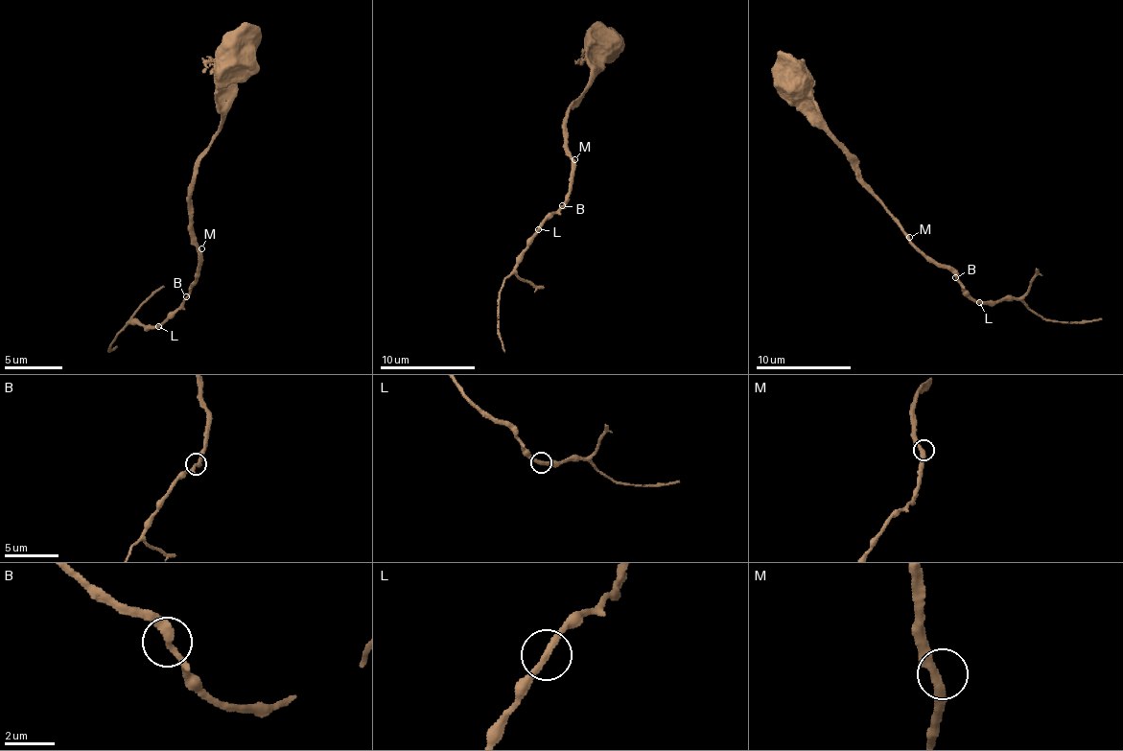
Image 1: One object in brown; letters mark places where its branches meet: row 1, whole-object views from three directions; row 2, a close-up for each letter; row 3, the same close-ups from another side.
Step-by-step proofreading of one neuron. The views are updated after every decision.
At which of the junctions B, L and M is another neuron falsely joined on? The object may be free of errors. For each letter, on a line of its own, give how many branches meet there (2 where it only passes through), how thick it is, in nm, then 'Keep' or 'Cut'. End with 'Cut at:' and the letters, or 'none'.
B: Branches: 2. Thickness 240 nm. Cut
L: Branches: 2. Thickness 240 nm. Keep
M: Branches: 2. Thickness 280 nm. Keep
Cut at: B

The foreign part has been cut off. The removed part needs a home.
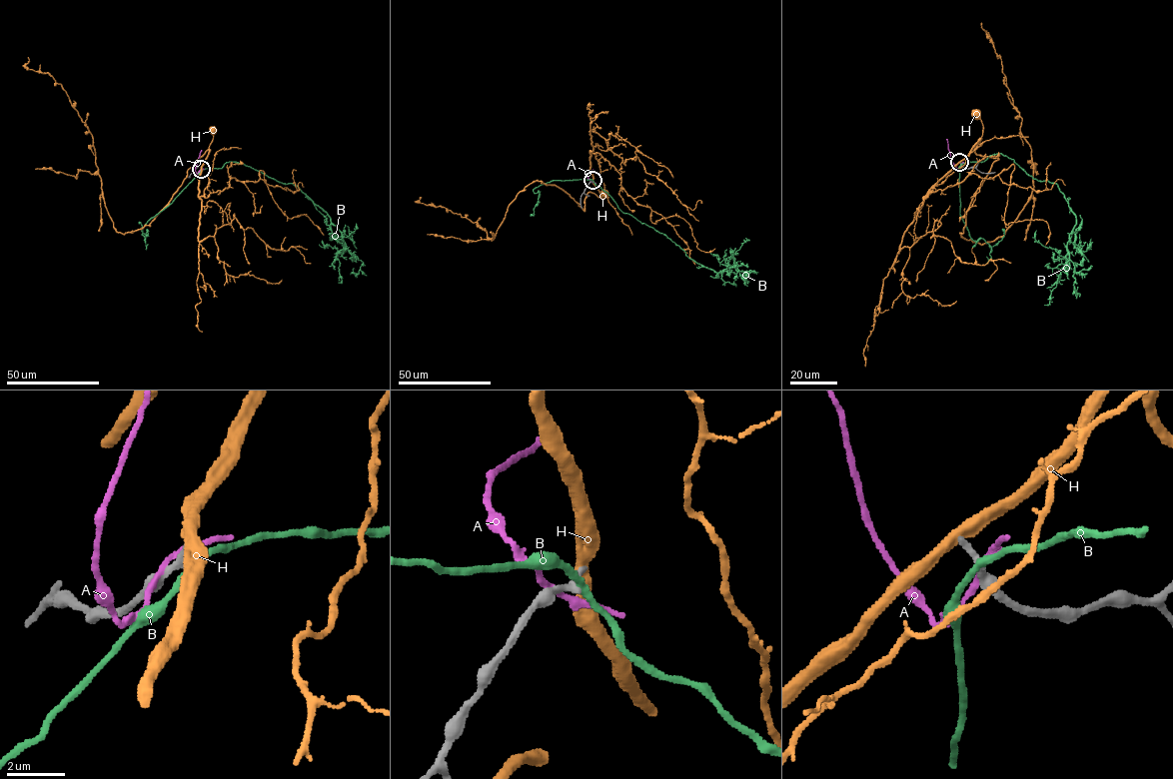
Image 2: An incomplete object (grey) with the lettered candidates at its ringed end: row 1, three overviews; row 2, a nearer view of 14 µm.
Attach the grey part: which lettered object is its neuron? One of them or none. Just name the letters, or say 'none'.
none

